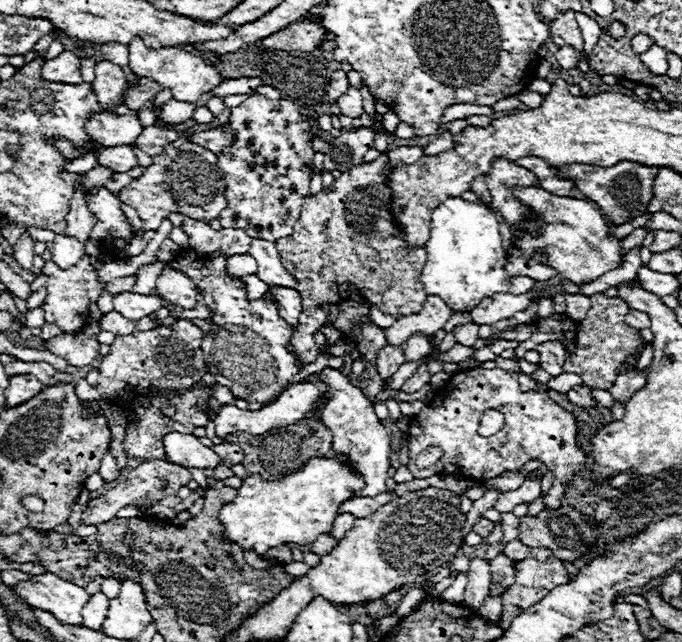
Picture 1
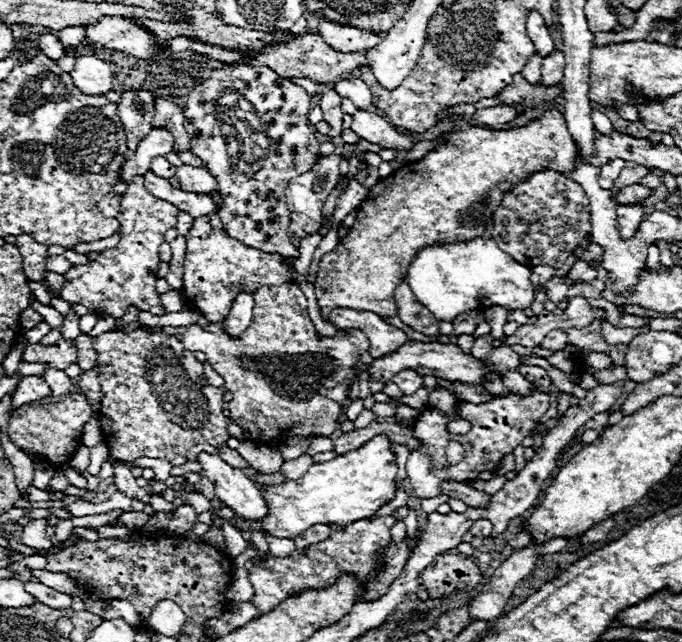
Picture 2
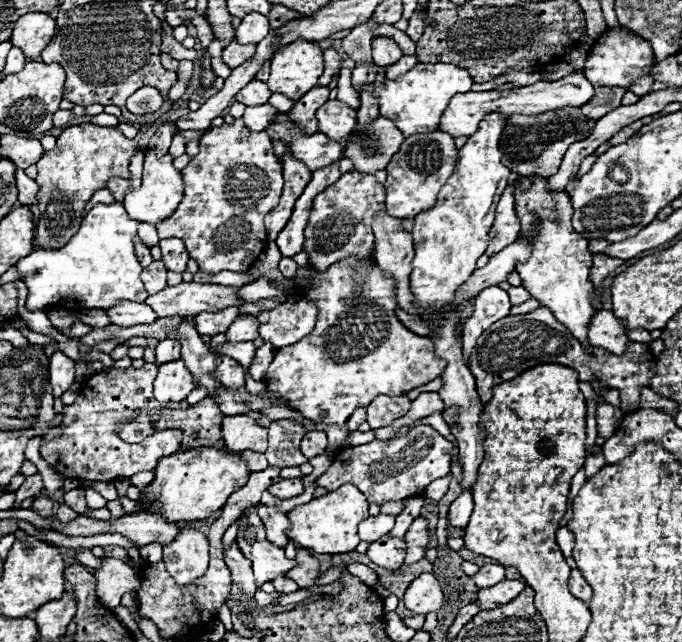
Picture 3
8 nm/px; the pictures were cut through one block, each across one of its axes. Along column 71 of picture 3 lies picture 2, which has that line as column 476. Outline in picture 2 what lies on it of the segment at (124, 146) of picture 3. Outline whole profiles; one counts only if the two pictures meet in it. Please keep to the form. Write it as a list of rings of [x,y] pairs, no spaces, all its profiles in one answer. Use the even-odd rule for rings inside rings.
[[[546,110],[540,120],[528,126],[512,130],[486,130],[478,126],[456,126],[446,138],[446,146],[428,152],[422,160],[412,160],[400,170],[386,178],[380,178],[376,186],[368,190],[368,196],[358,206],[354,226],[350,234],[320,260],[320,270],[316,278],[316,296],[320,306],[320,316],[328,322],[332,310],[352,308],[362,312],[374,312],[382,318],[398,316],[394,292],[406,278],[414,254],[422,246],[434,246],[442,242],[470,242],[470,238],[480,238],[486,228],[492,226],[494,210],[502,204],[502,194],[524,182],[536,170],[558,170],[560,174],[572,172],[576,162],[576,144],[566,128],[564,114],[558,110]]]

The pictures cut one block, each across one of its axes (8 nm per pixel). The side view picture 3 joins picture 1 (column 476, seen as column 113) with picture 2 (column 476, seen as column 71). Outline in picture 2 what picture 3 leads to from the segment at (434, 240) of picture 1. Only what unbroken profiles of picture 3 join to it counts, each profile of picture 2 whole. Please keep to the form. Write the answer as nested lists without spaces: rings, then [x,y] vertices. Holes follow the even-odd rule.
[[[476,238],[470,242],[460,244],[444,244],[444,246],[428,246],[420,250],[414,258],[414,262],[408,268],[408,284],[418,298],[440,322],[452,322],[458,314],[476,310],[476,308],[488,308],[488,306],[504,306],[508,310],[524,310],[534,300],[534,288],[530,280],[532,272],[524,264],[518,264],[514,258],[510,258],[506,252],[502,252],[494,240]]]

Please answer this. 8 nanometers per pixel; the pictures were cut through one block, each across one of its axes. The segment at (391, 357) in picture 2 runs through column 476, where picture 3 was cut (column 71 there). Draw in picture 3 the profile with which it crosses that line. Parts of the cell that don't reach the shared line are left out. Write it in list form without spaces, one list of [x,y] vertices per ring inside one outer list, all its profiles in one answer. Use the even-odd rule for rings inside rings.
[[[62,352],[50,356],[50,384],[54,398],[60,398],[74,384],[74,360]]]

